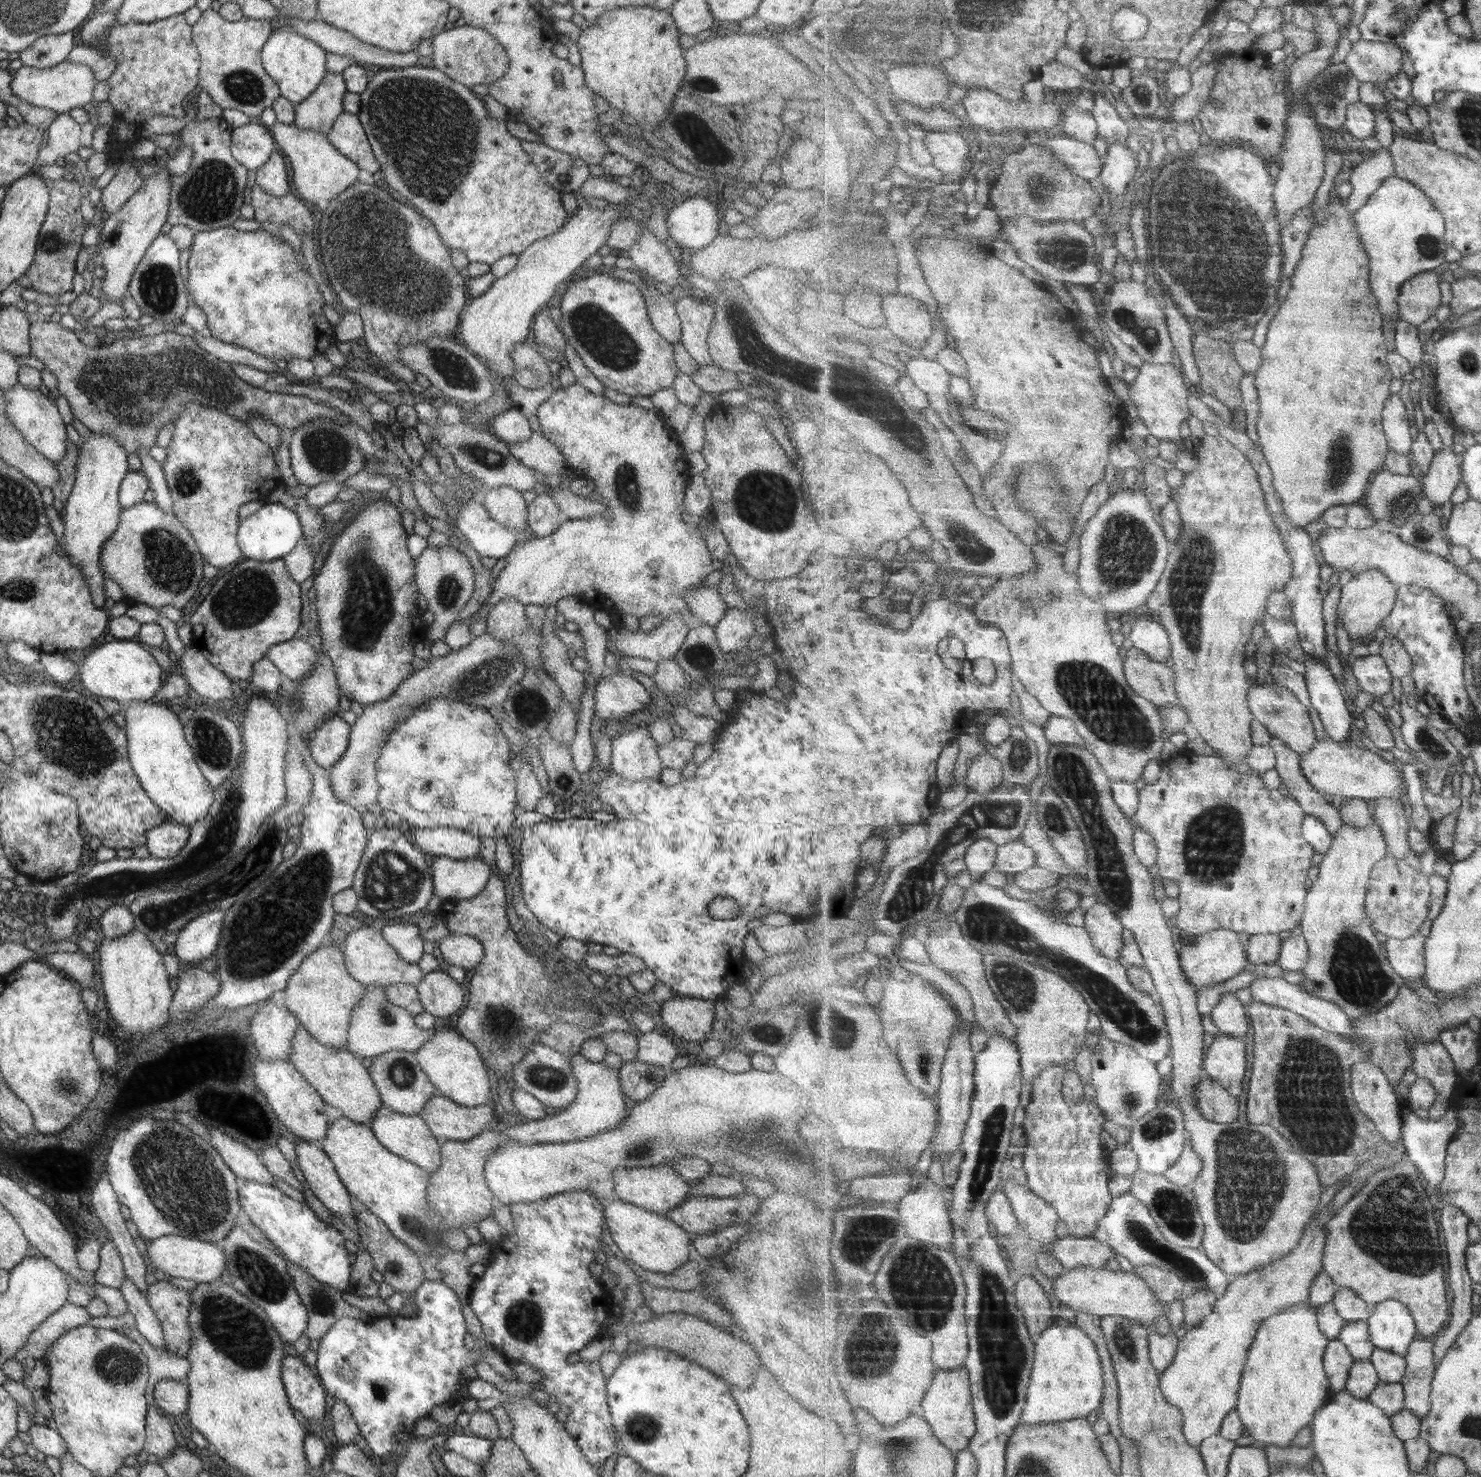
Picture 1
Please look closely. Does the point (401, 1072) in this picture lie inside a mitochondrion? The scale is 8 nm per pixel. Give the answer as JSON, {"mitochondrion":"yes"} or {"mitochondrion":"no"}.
{"mitochondrion":"yes"}

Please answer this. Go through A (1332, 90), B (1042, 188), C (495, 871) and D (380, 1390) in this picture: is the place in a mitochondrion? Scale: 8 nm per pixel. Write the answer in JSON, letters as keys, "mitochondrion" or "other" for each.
{"A":"mitochondrion","B":"mitochondrion","C":"other","D":"mitochondrion"}

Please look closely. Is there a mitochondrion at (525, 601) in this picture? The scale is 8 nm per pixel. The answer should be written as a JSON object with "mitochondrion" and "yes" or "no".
{"mitochondrion":"no"}

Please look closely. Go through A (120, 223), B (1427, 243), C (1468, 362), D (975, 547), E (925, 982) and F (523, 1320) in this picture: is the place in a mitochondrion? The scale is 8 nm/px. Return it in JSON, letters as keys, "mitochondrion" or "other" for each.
{"A":"other","B":"mitochondrion","C":"mitochondrion","D":"mitochondrion","E":"other","F":"mitochondrion"}

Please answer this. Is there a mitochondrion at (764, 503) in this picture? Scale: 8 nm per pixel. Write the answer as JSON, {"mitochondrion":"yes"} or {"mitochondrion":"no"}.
{"mitochondrion":"yes"}

